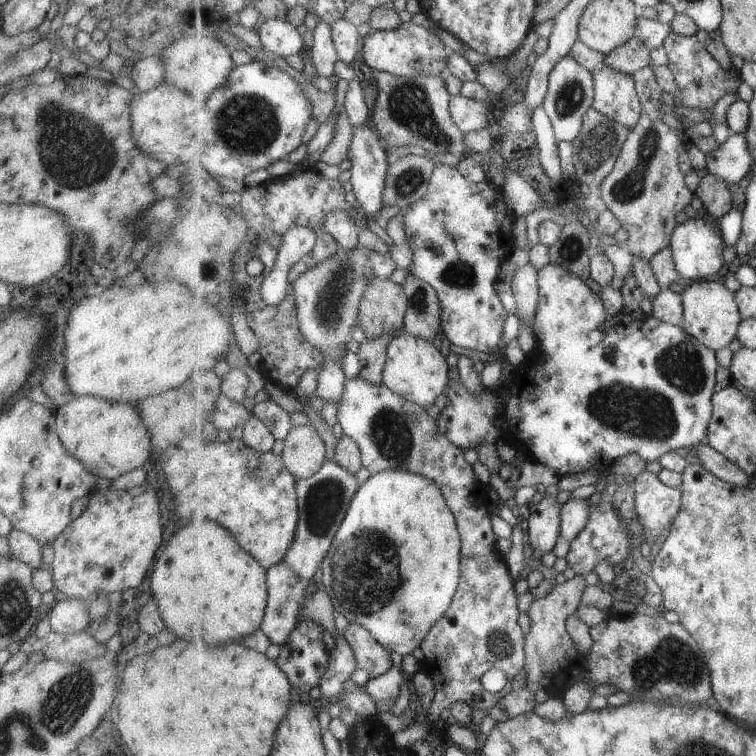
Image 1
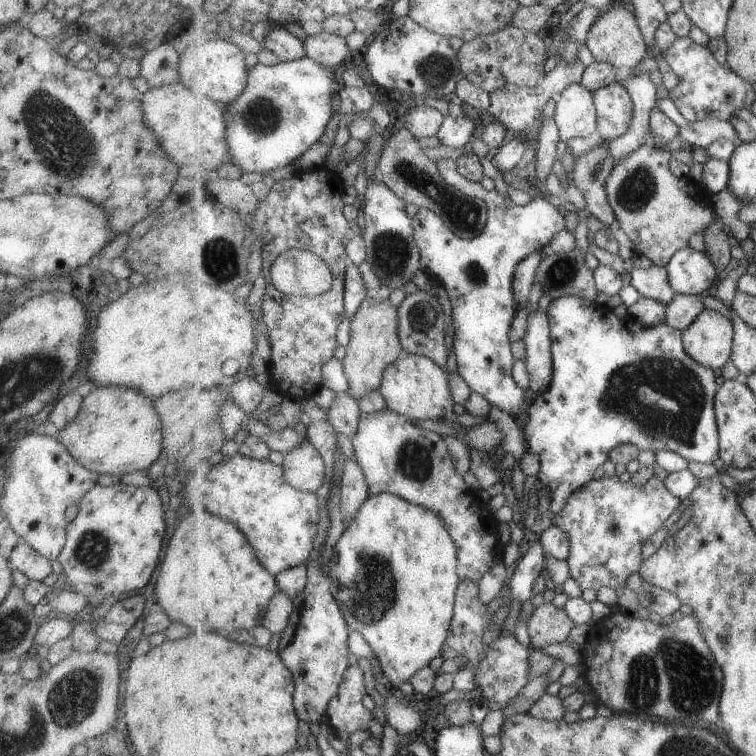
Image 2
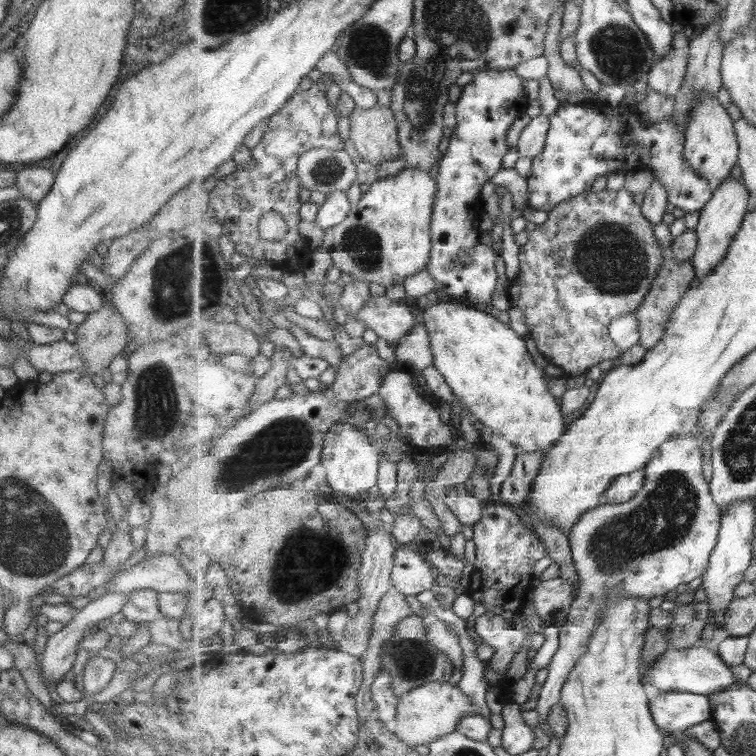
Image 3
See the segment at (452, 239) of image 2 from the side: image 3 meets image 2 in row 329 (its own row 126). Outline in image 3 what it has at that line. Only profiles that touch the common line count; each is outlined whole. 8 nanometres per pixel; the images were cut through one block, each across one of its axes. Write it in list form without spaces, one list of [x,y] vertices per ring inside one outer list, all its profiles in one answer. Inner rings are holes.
[[[516,69],[475,70],[472,74],[473,79],[463,86],[461,100],[456,104],[456,124],[449,138],[446,153],[442,155],[439,162],[440,168],[436,177],[439,191],[437,191],[435,207],[433,207],[433,246],[428,268],[431,276],[439,282],[435,290],[439,296],[474,307],[475,304],[492,302],[493,294],[497,290],[497,278],[499,278],[495,264],[501,259],[501,256],[495,254],[491,246],[481,244],[479,232],[475,228],[477,218],[463,218],[463,216],[469,216],[469,212],[465,212],[465,210],[473,210],[477,206],[477,202],[473,202],[473,200],[479,200],[479,194],[481,194],[481,188],[485,186],[485,182],[489,182],[503,169],[503,158],[509,152],[507,132],[509,132],[511,124],[525,113],[530,99],[523,90],[523,78],[517,74]]]

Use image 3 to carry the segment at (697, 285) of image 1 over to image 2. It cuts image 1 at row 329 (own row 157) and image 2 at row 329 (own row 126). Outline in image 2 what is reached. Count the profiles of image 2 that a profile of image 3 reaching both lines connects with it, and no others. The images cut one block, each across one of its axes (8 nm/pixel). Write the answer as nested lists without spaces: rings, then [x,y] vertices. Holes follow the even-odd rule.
[[[705,309],[684,330],[684,345],[688,353],[703,366],[721,369],[732,357],[733,324],[721,312]]]

